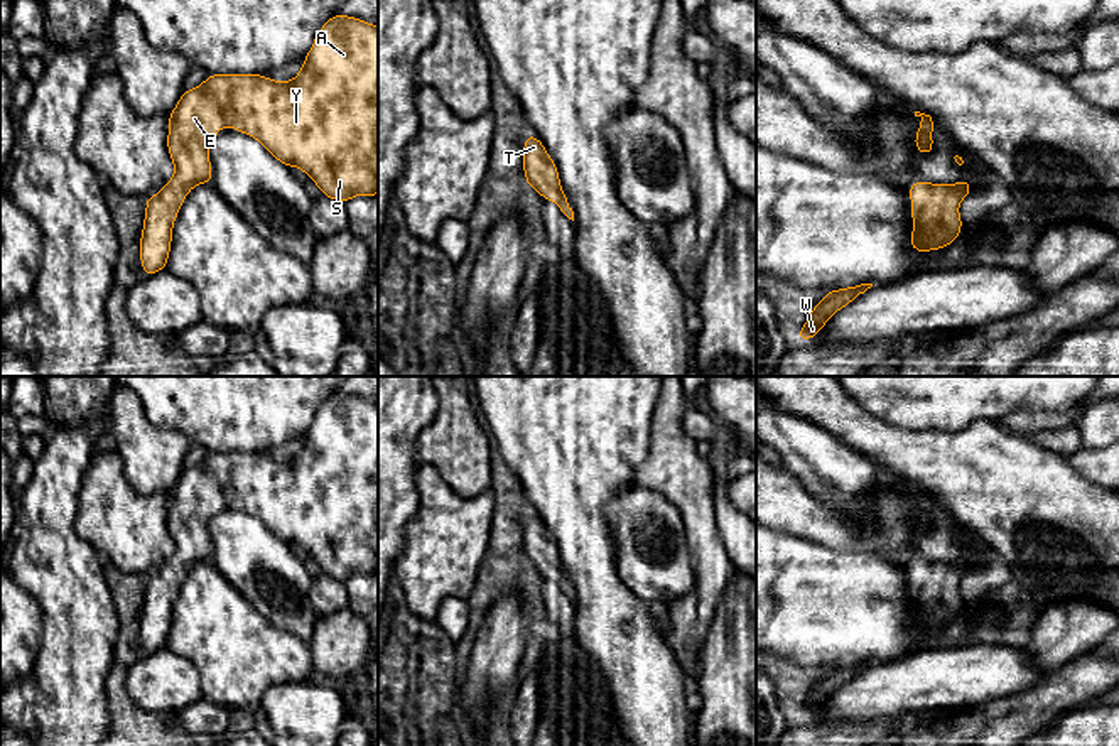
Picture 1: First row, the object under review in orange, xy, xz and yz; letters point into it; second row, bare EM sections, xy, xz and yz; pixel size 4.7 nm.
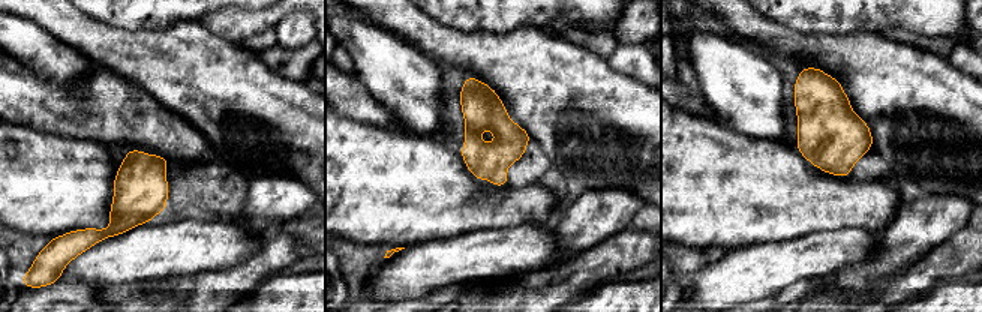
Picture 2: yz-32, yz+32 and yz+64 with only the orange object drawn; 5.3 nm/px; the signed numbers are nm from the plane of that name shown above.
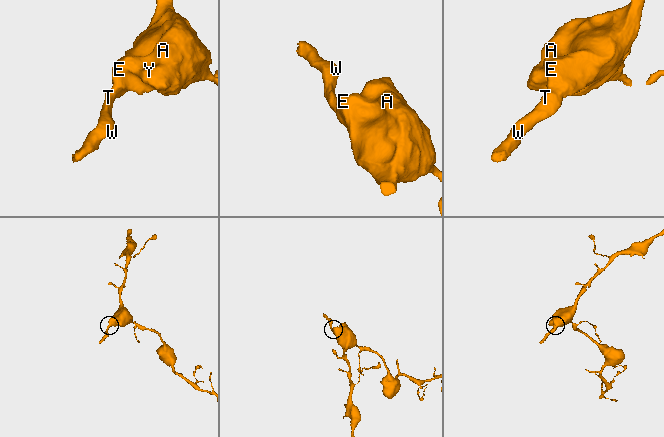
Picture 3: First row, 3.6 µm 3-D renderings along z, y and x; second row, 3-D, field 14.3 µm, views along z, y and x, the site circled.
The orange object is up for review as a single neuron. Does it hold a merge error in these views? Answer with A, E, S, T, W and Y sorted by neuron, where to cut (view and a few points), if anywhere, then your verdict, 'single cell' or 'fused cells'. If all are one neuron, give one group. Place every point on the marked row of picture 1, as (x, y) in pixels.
groups A E S T W Y; cut none; single cell

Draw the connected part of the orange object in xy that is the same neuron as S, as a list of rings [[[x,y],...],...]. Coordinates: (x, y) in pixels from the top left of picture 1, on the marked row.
[[[334,14],[319,29],[292,81],[273,81],[263,74],[208,74],[203,84],[184,89],[167,118],[167,150],[176,169],[172,181],[145,199],[140,235],[145,277],[167,268],[174,219],[189,191],[211,184],[208,147],[223,127],[257,138],[275,160],[302,169],[322,196],[338,203],[378,194],[378,27]]]

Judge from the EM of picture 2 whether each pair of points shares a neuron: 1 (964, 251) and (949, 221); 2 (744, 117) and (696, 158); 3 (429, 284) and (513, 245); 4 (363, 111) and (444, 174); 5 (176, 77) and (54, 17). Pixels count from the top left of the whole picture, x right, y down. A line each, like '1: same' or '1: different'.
1: different
2: different
3: same
4: different
5: same

